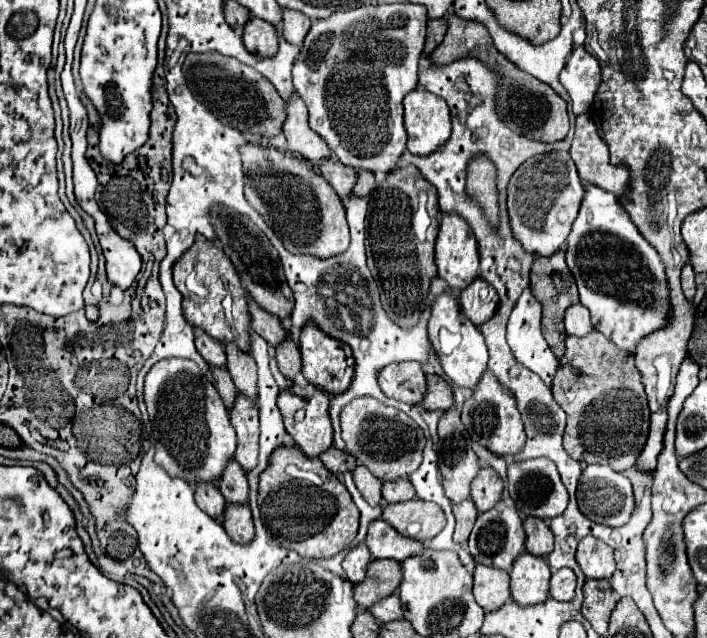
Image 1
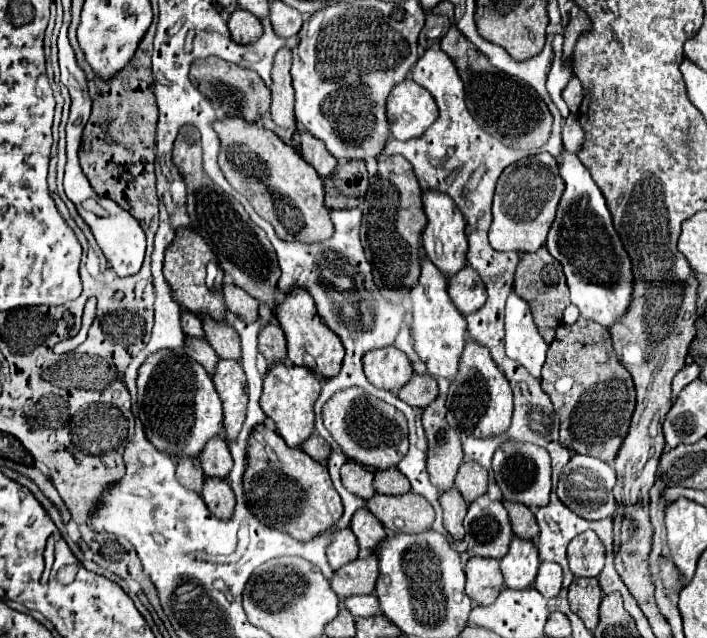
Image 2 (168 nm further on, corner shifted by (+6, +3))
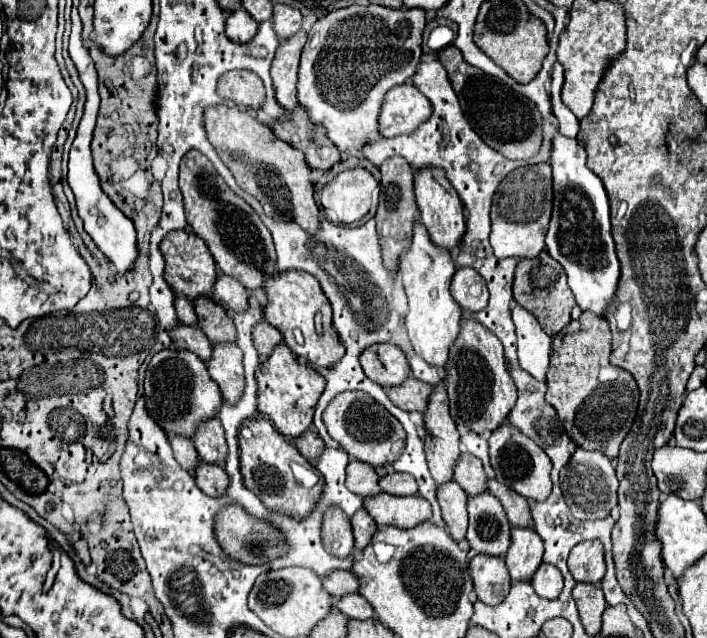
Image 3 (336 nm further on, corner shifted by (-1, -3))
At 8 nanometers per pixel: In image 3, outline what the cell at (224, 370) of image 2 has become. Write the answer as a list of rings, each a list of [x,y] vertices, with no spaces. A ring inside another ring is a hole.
[[[214,344],[210,362],[206,362],[210,378],[220,386],[226,402],[236,402],[244,390],[242,352],[236,344]]]

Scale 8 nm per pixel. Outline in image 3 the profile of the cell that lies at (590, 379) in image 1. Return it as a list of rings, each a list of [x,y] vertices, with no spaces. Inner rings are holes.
[[[588,310],[582,312],[578,320],[572,320],[566,328],[562,328],[552,338],[552,354],[550,354],[550,366],[546,370],[546,402],[556,410],[558,418],[562,420],[568,436],[586,450],[600,450],[608,458],[618,456],[618,448],[622,440],[626,438],[638,410],[638,386],[632,374],[626,370],[610,365],[610,328],[604,318],[598,318],[596,314],[590,314]]]

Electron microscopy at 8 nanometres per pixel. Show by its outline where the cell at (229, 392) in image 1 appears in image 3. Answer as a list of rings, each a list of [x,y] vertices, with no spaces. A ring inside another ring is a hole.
[[[178,322],[178,326],[174,326],[174,330],[170,330],[170,338],[178,350],[190,350],[190,352],[198,354],[204,362],[212,356],[212,344],[206,338],[206,334],[202,334],[200,326],[186,326],[186,324]]]

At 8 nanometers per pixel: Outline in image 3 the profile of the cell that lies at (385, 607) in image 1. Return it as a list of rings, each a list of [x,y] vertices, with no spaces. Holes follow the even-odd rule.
[[[344,594],[338,602],[336,602],[336,608],[346,614],[348,618],[356,618],[356,620],[368,620],[374,616],[374,610],[372,606],[358,594]]]

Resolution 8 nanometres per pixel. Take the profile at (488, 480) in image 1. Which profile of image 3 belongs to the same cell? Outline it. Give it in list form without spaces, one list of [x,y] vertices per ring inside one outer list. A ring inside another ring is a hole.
[[[460,454],[454,466],[454,480],[466,490],[466,494],[480,494],[486,490],[486,474],[482,462],[472,454]]]

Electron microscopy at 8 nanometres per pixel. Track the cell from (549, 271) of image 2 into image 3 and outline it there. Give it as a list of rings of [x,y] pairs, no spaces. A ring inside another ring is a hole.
[[[542,250],[542,254],[538,254],[538,258],[522,258],[516,266],[516,274],[514,274],[514,286],[512,286],[512,292],[514,292],[514,300],[530,310],[536,320],[540,322],[542,330],[548,334],[548,336],[554,336],[558,334],[566,324],[570,324],[570,312],[576,304],[574,300],[574,294],[572,290],[568,288],[568,282],[566,282],[566,274],[564,274],[564,268],[554,260],[550,258],[550,254],[546,250]]]

